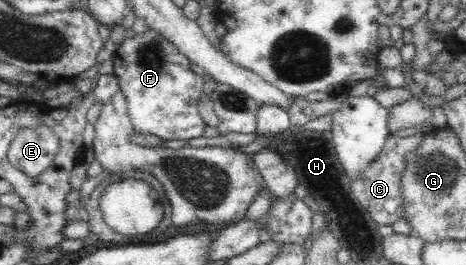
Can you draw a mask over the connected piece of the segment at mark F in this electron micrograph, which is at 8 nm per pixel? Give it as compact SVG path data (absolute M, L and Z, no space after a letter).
M150 26L132 37L123 34L111 61L136 133L156 135L164 141L202 135L206 125L198 112L198 101L204 90L204 75L194 73L190 58L170 38Z

